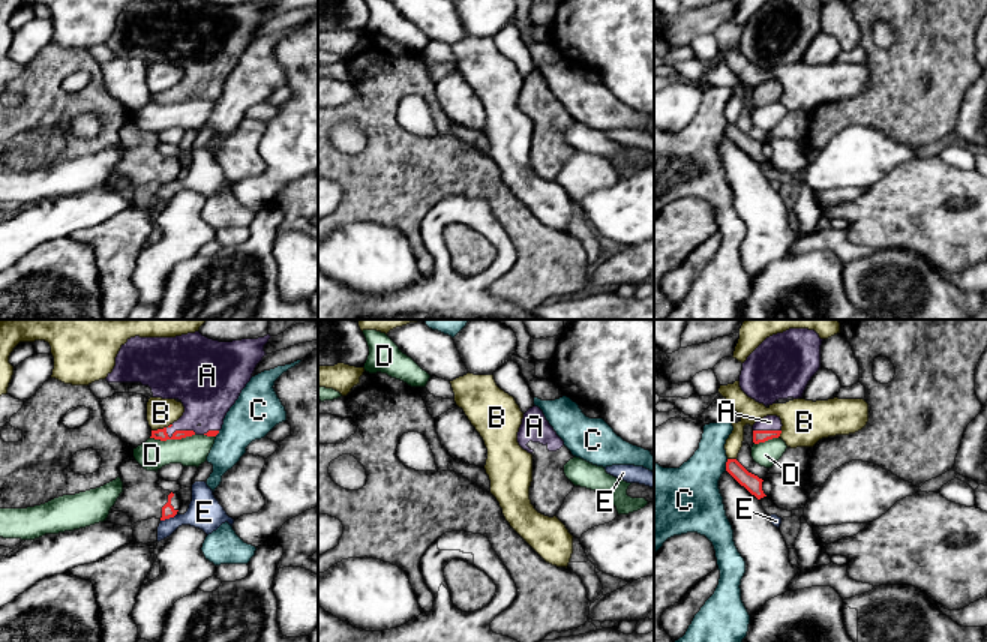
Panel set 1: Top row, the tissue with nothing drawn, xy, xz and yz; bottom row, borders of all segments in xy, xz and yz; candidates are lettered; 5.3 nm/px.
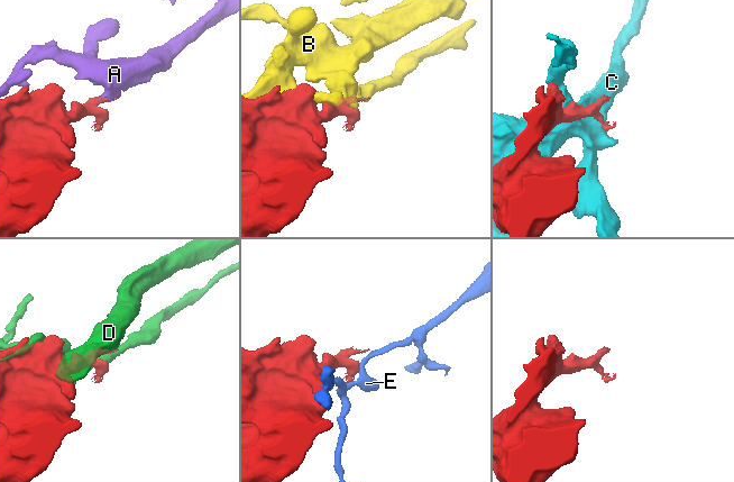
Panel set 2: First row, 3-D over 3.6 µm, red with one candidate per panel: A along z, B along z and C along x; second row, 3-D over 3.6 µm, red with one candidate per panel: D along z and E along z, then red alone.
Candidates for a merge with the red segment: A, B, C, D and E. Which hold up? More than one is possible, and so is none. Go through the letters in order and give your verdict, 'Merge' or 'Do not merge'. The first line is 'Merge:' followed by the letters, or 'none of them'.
Merge: A
A: Merge
B: Do not merge
C: Do not merge
D: Do not merge
E: Do not merge

